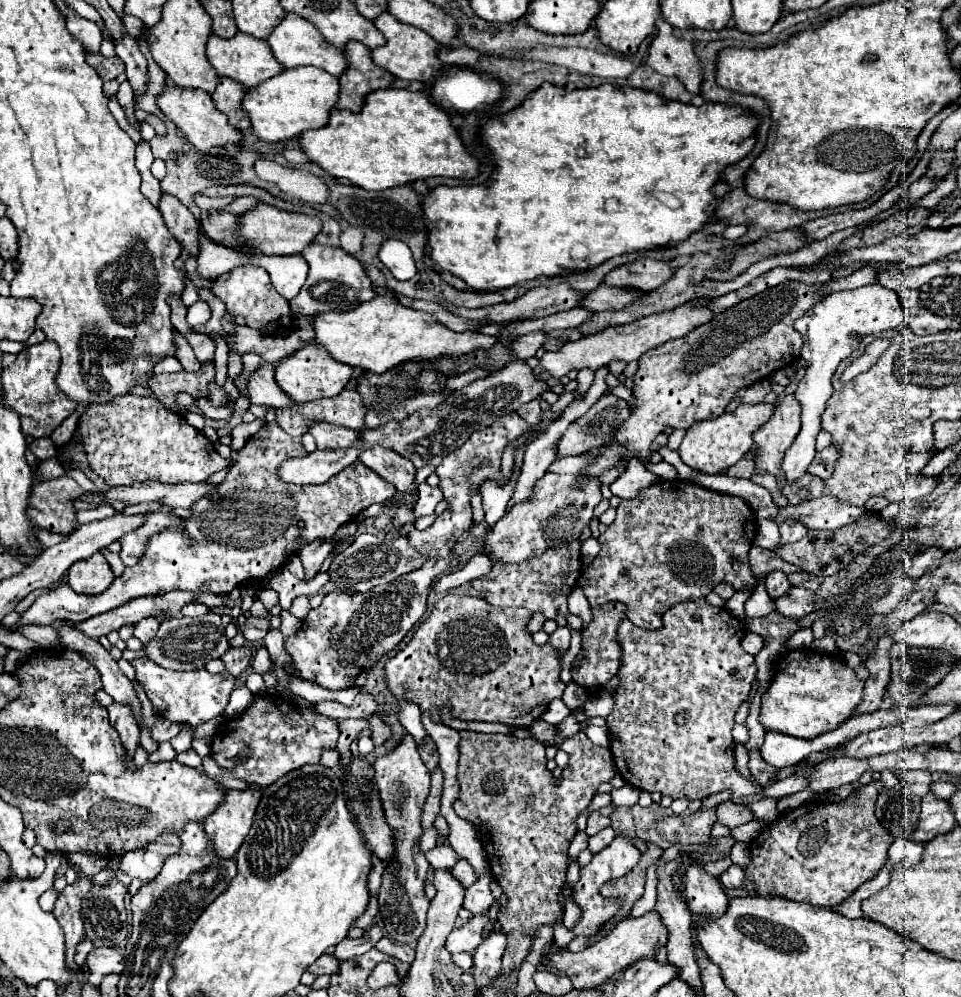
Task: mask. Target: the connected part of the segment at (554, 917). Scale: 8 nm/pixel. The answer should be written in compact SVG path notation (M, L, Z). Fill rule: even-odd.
M542 718L530 725L530 731L534 737L518 739L514 735L502 735L502 733L476 733L476 731L462 731L460 739L460 763L458 763L458 783L460 793L456 799L454 811L458 817L470 821L478 827L480 839L484 845L484 851L490 861L490 871L500 885L502 893L508 897L508 903L500 909L500 925L508 933L508 947L502 959L502 975L508 975L510 971L518 969L522 961L530 955L532 941L536 935L536 929L540 925L554 927L562 921L564 909L560 905L560 891L566 881L566 867L568 867L568 847L572 837L576 835L576 817L590 805L594 791L602 785L602 779L612 779L616 775L616 765L610 749L594 745L586 733L578 733L574 737L566 739L562 744L555 745L554 739L557 726L550 725ZM544 745L555 746L562 749L570 756L570 769L564 769L560 781L552 777L552 773L546 769L546 757L544 757Z

